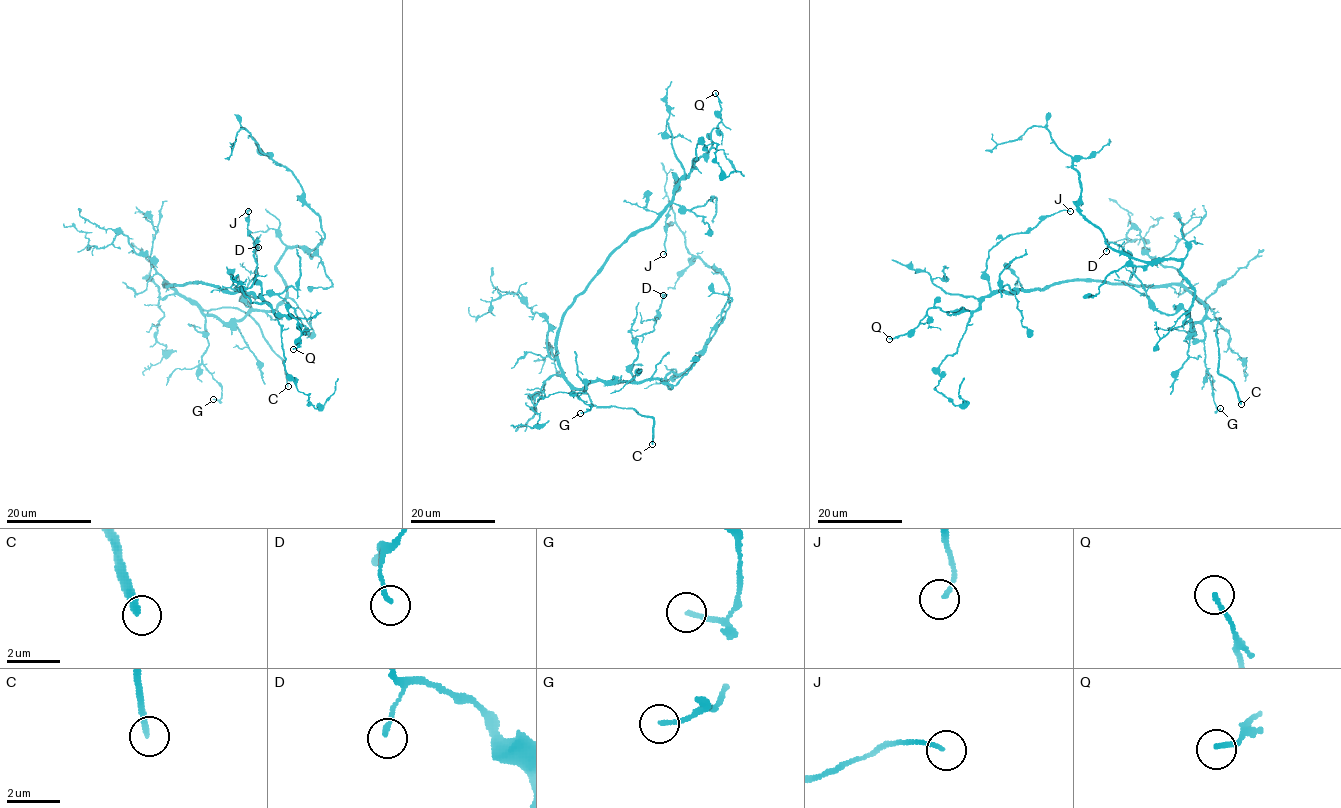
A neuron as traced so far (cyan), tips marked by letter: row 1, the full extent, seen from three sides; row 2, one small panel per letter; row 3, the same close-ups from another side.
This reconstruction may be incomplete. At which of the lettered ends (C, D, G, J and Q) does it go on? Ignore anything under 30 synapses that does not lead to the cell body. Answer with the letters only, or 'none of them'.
C

